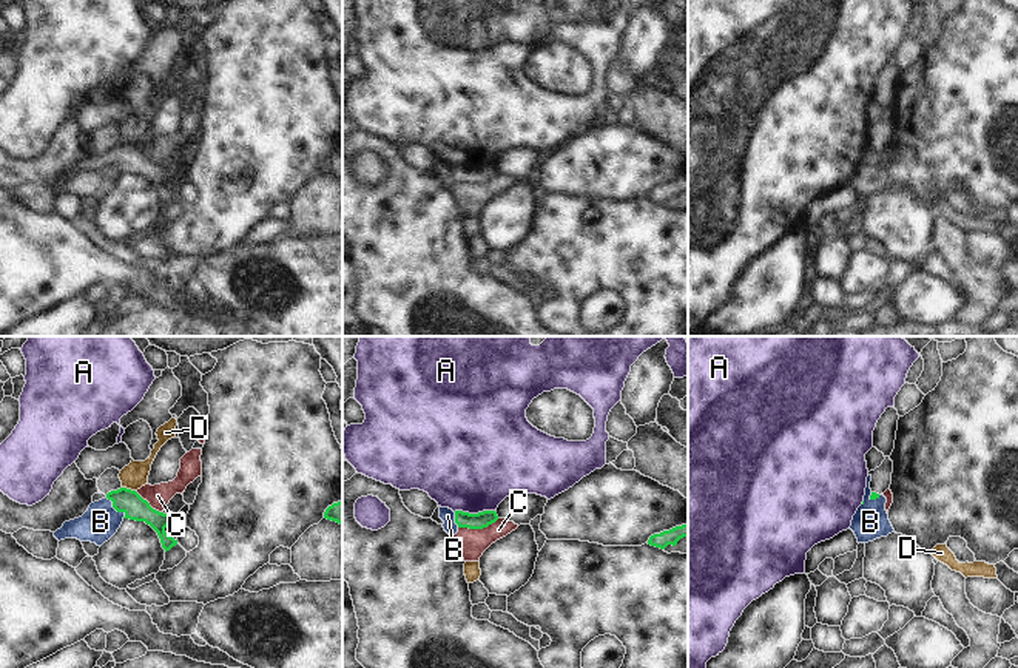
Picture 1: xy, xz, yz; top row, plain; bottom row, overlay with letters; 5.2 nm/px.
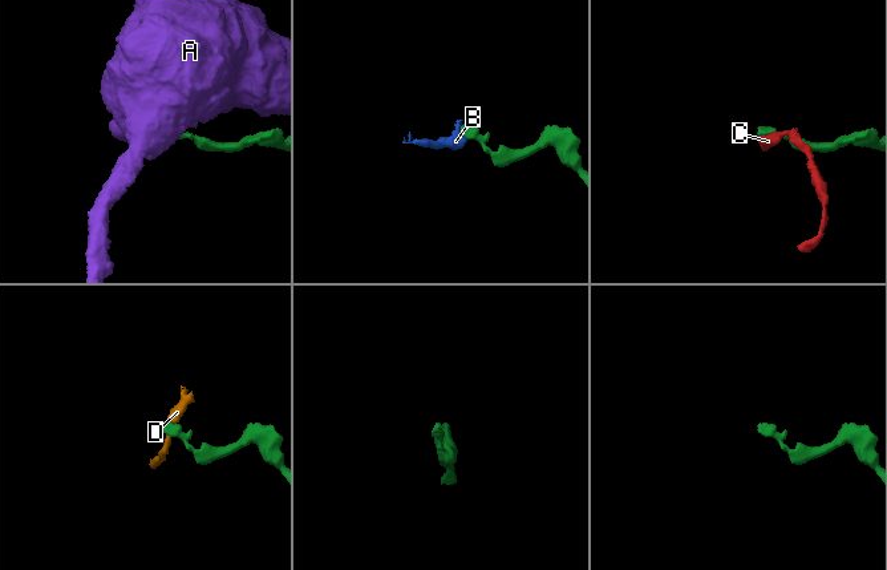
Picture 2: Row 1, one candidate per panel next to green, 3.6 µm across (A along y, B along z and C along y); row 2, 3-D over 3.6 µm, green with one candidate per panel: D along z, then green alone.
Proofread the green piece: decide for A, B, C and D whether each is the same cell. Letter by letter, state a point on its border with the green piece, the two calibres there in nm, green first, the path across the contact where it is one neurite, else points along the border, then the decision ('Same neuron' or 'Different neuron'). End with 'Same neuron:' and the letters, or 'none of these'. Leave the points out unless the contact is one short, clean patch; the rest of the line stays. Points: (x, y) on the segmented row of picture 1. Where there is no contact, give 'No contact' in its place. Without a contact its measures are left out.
A: Touches green at xz (474, 514). Thickness 90 nm (green) against 480 nm. Boundary: xz (494, 509), (482, 512), (454, 511). Different neuron
B: Touches green at xy (114, 508). Thickness 130 nm (green) against 190 nm. Boundary: xy (105, 497), (125, 516). Different neuron
C: Touches green at xz (478, 528). Thickness 90 nm (green) against 150 nm. Boundary: xz (498, 519), (482, 528), (458, 528). Different neuron
D: Touches green at xy (128, 489). Thickness 130 nm (green) against 140 nm. Boundary: xy (122, 486), (134, 491). Different neuron
Same neuron: none of these

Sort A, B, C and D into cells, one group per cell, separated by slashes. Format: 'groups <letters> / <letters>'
groups A / B C / D

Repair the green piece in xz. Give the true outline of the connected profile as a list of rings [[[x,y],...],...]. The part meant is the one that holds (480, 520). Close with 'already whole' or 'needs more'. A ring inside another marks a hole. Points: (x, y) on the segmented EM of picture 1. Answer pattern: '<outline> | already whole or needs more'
[[[455,511],[455,523],[458,528],[483,529],[495,523],[498,515],[495,511],[483,511],[478,514],[469,514],[463,511]]] | already whole

